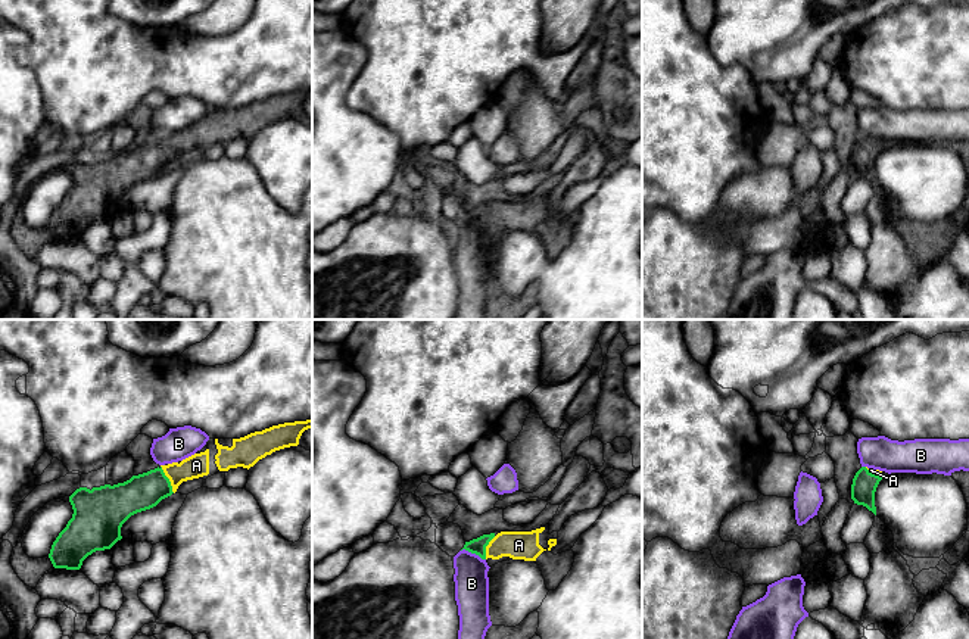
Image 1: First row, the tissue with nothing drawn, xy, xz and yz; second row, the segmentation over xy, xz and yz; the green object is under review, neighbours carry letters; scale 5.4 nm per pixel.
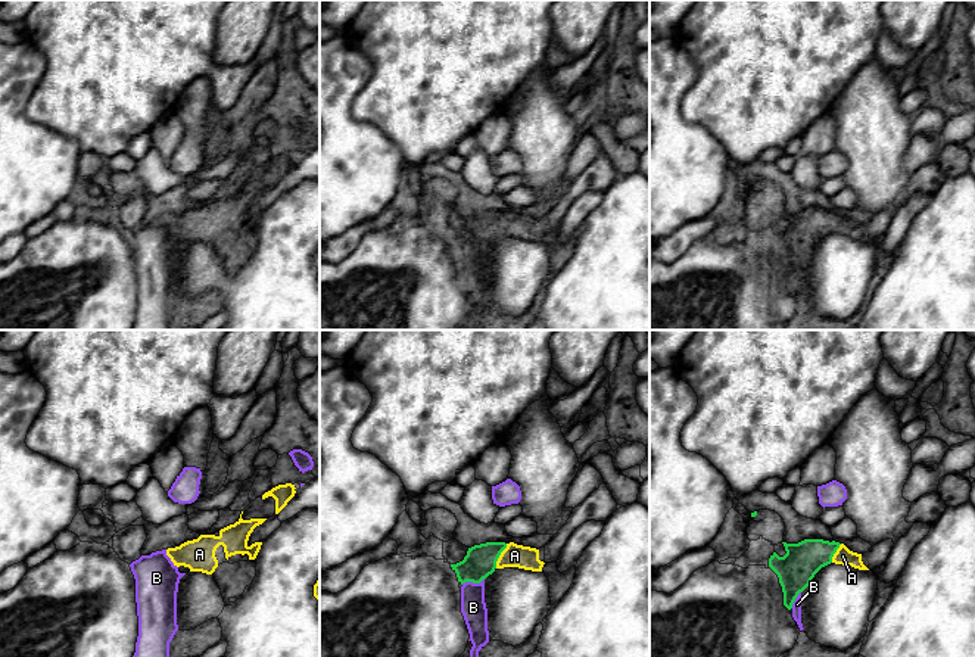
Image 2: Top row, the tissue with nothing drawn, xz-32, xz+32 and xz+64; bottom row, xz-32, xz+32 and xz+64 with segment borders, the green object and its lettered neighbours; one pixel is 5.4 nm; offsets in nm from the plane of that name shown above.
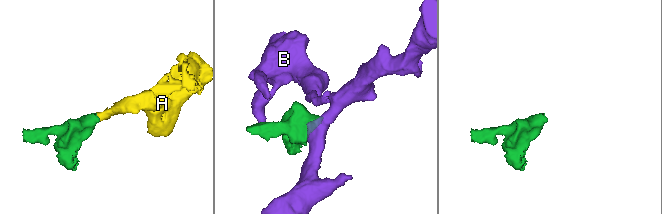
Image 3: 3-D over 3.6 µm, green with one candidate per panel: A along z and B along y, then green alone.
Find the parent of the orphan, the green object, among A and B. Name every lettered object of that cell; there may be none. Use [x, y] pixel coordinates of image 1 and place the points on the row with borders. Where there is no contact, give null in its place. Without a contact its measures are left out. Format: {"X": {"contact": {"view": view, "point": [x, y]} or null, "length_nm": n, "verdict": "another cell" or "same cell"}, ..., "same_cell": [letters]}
{"A": {"contact": {"view": "xy", "point": [168, 479]}, "length_nm": 170, "verdict": "same cell"}, "B": {"contact": {"view": "xz", "point": [473, 552]}, "length_nm": 150, "verdict": "another cell"}, "same_cell": ["A"]}

